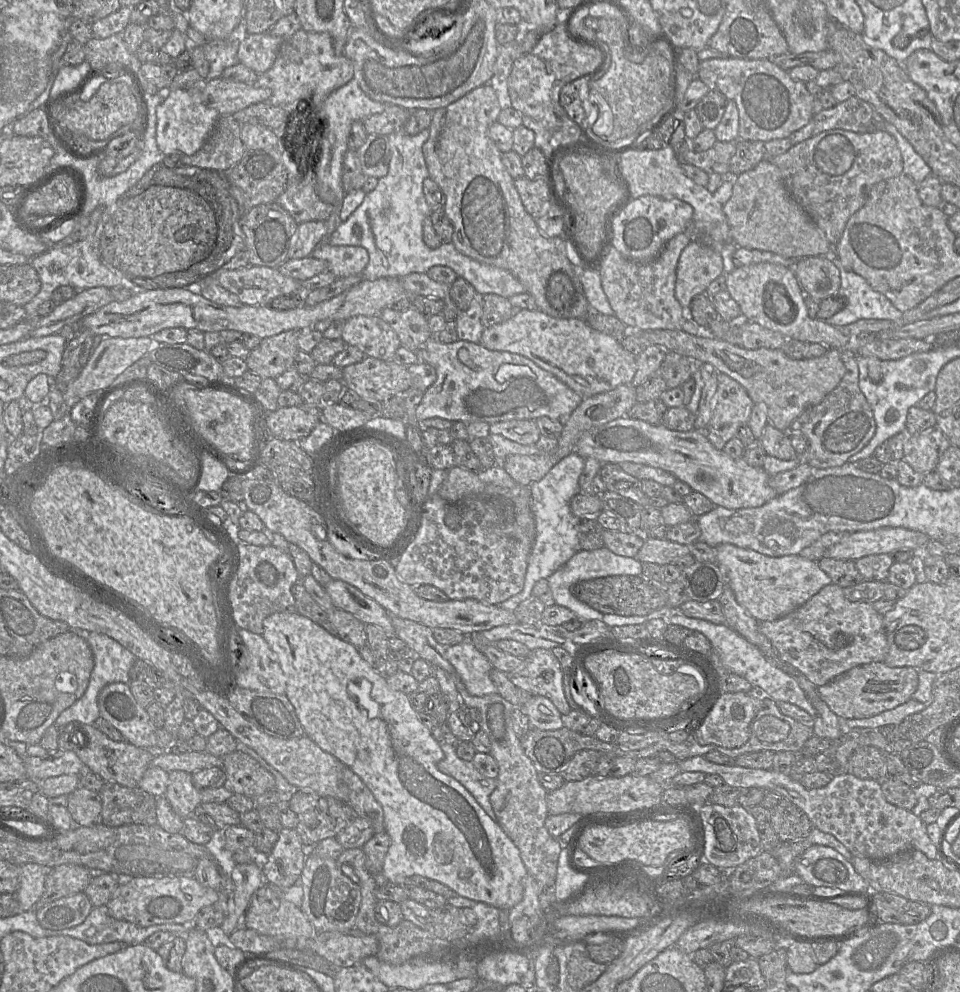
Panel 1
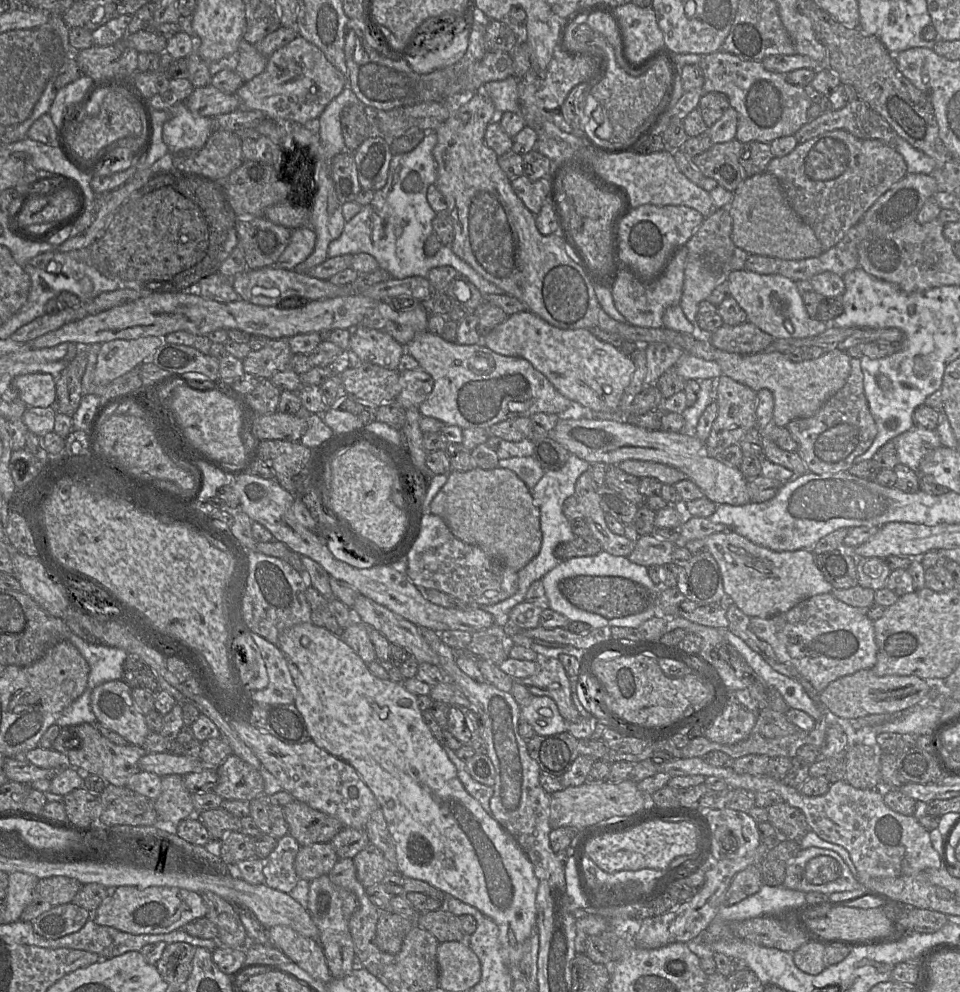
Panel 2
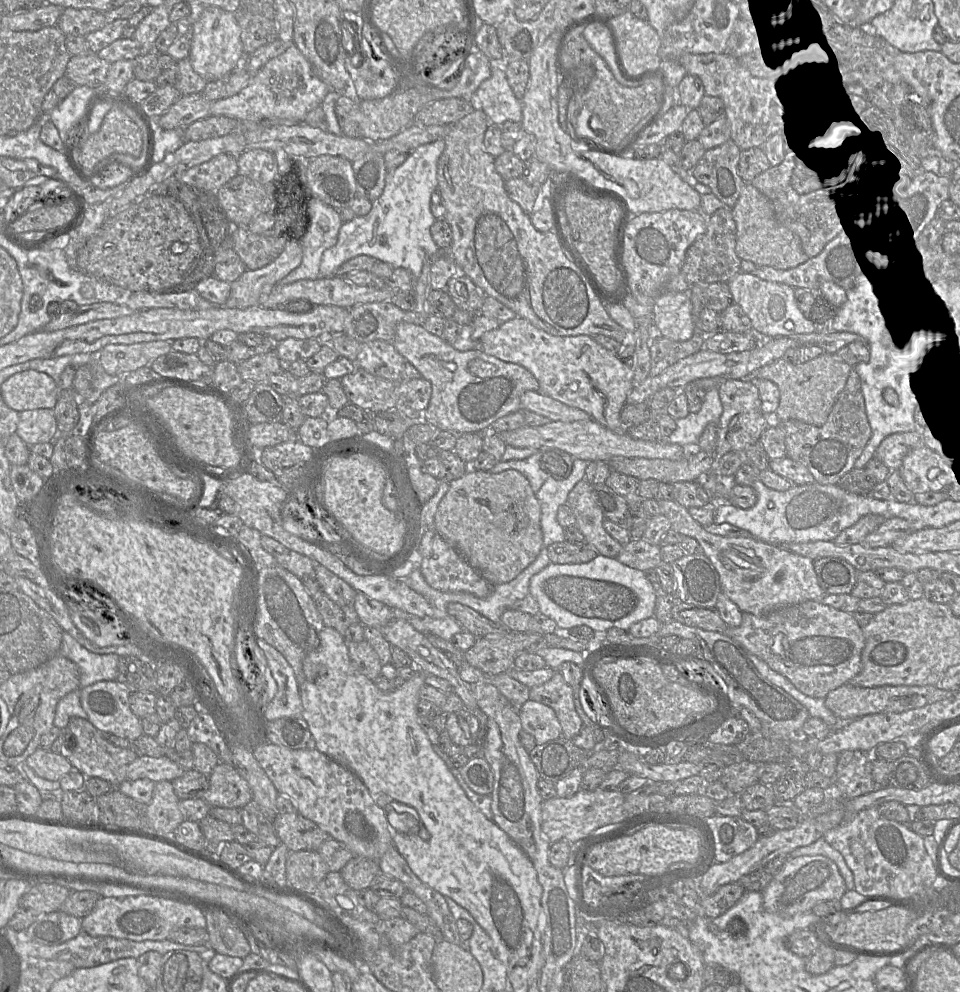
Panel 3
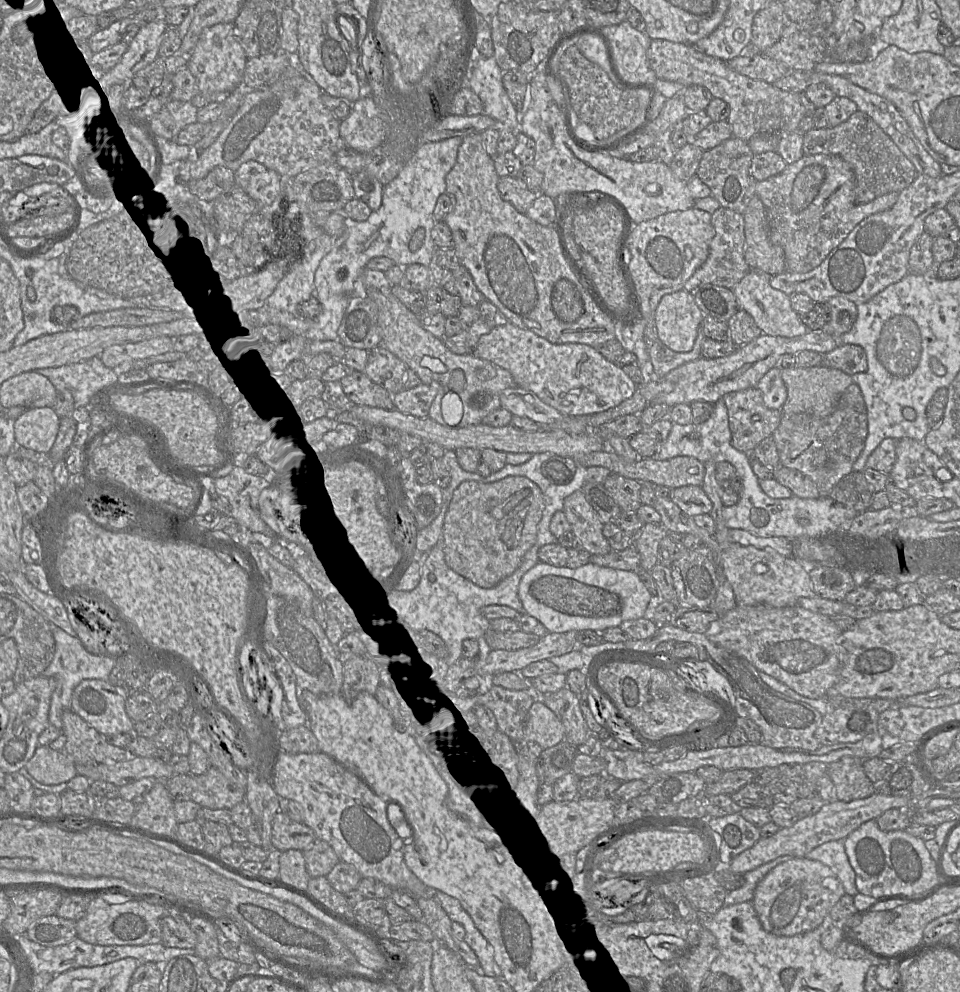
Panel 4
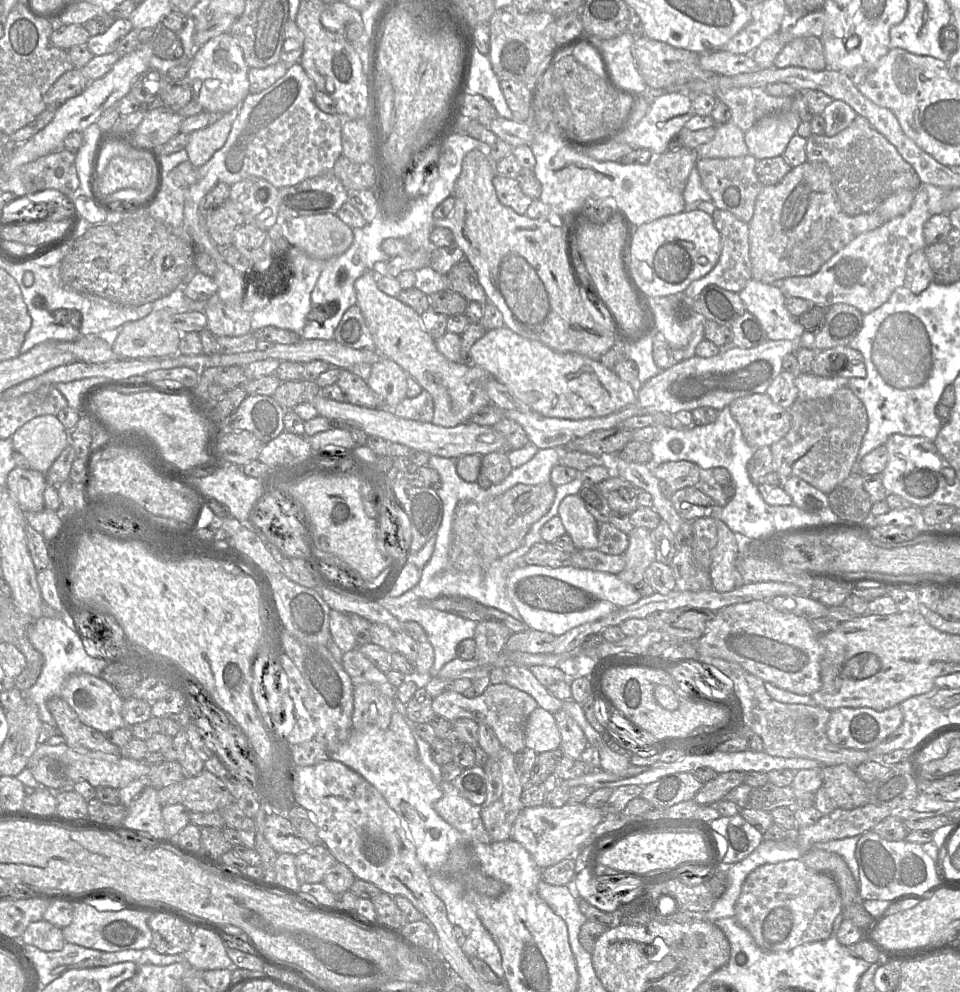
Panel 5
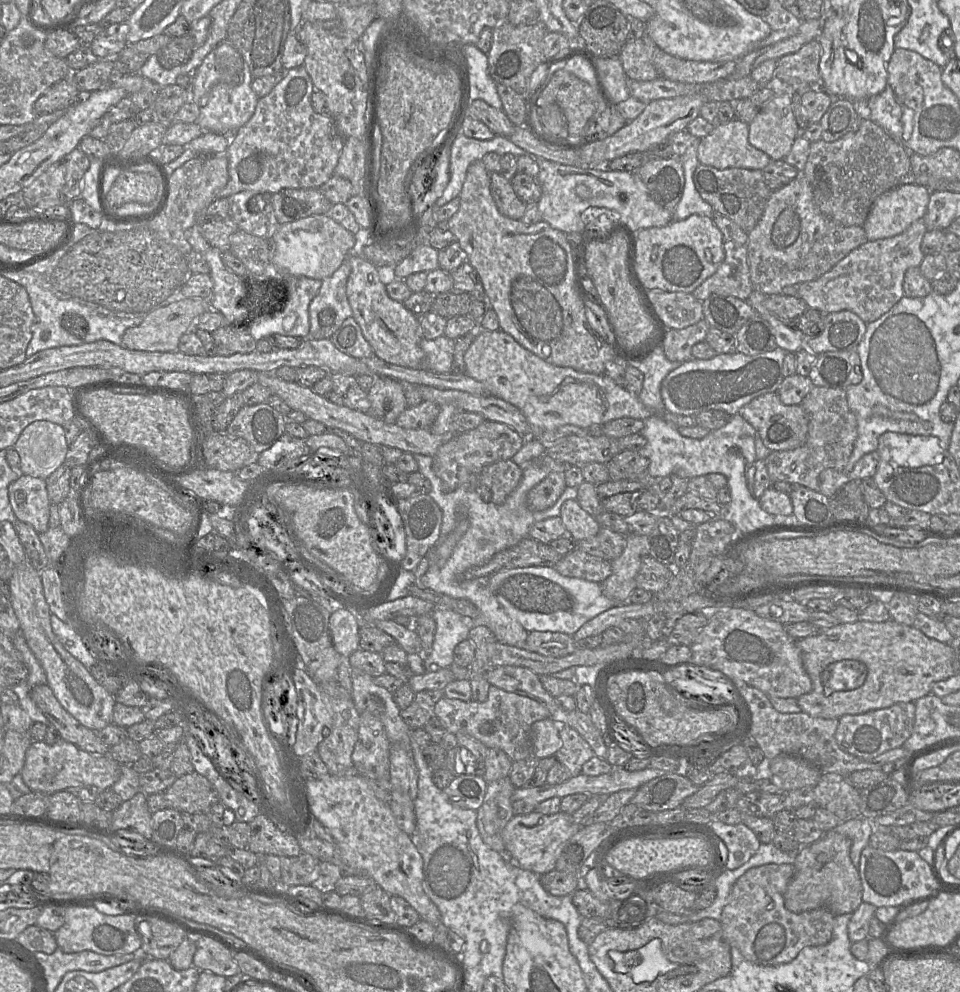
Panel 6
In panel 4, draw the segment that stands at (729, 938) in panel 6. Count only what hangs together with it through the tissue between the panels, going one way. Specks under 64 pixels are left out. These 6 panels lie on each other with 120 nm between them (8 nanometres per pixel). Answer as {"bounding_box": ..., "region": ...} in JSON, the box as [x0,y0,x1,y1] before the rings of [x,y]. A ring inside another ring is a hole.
{"bounding_box":[752,857,844,936],"region":[[[792,857],[775,866],[758,883],[752,904],[766,932],[794,936],[816,929],[844,894],[842,883],[828,866],[805,857]]]}

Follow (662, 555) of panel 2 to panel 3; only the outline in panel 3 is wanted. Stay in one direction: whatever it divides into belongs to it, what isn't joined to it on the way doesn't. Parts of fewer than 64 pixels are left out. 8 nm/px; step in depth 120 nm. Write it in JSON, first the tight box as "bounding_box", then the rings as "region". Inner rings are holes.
{"bounding_box":[616,539,662,572],"region":[[[632,539],[616,559],[630,568],[645,572],[648,569],[655,569],[662,563],[660,545],[652,545],[643,539]]]}

